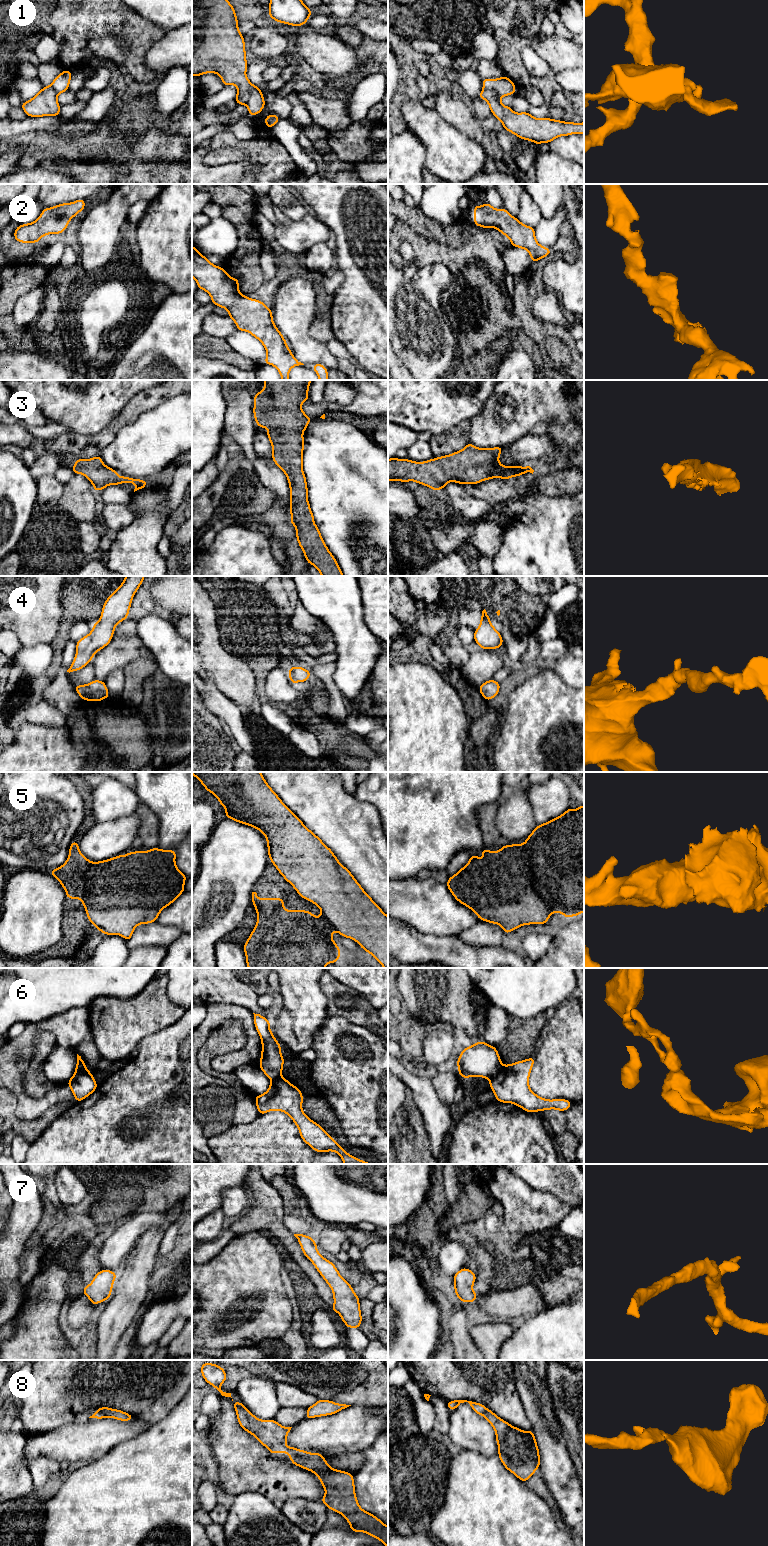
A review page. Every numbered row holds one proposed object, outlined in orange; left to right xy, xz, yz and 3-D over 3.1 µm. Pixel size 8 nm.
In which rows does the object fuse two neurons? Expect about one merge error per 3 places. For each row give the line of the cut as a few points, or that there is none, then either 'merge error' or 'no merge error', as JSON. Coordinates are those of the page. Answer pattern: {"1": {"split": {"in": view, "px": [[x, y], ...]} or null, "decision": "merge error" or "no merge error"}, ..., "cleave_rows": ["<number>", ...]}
{"1": {"split": {"in": "xz", "px": [[253, 85], [250, 96], [245, 104]]}, "decision": "merge error"}, "2": {"split": null, "decision": "no merge error"}, "3": {"split": null, "decision": "no merge error"}, "4": {"split": null, "decision": "no merge error"}, "5": {"split": null, "decision": "no merge error"}, "6": {"split": {"in": "yz", "px": [[502, 1065], [499, 1072], [489, 1079]]}, "decision": "merge error"}, "7": {"split": null, "decision": "no merge error"}, "8": {"split": null, "decision": "no merge error"}, "cleave_rows": ["1", "6"]}

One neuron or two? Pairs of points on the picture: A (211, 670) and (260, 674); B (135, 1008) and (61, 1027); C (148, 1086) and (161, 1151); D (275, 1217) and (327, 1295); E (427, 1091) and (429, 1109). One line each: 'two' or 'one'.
A: two
B: two
C: one
D: one
E: one

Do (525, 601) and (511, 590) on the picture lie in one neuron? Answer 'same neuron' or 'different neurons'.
same neuron

